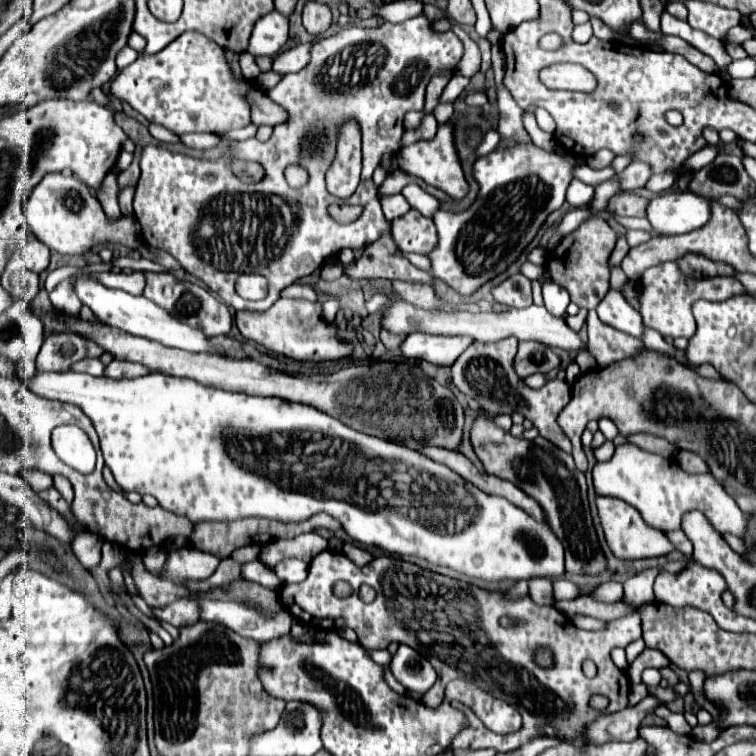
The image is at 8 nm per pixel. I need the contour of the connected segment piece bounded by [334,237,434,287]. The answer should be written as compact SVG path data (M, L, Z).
M382 237L370 245L366 245L362 257L354 263L344 265L336 261L334 265L342 269L342 273L350 279L388 279L388 281L410 281L422 285L434 285L432 273L414 267L408 259L394 255L396 243L392 237Z

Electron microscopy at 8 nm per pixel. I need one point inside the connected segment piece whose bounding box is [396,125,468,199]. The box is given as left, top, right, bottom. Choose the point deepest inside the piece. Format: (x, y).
(435, 162)

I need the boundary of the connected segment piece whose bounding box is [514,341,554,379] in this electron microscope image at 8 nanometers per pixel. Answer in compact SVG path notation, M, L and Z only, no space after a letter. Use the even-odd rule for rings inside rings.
M518 341L518 353L514 357L514 371L518 373L518 377L524 379L524 377L536 373L538 371L538 357L554 357L554 353L542 343Z

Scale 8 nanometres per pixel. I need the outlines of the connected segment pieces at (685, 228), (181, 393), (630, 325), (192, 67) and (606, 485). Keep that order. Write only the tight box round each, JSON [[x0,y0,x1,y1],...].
[[648,191,738,235],[22,371,565,583],[596,291,644,337],[110,31,250,133],[592,443,746,537]]

